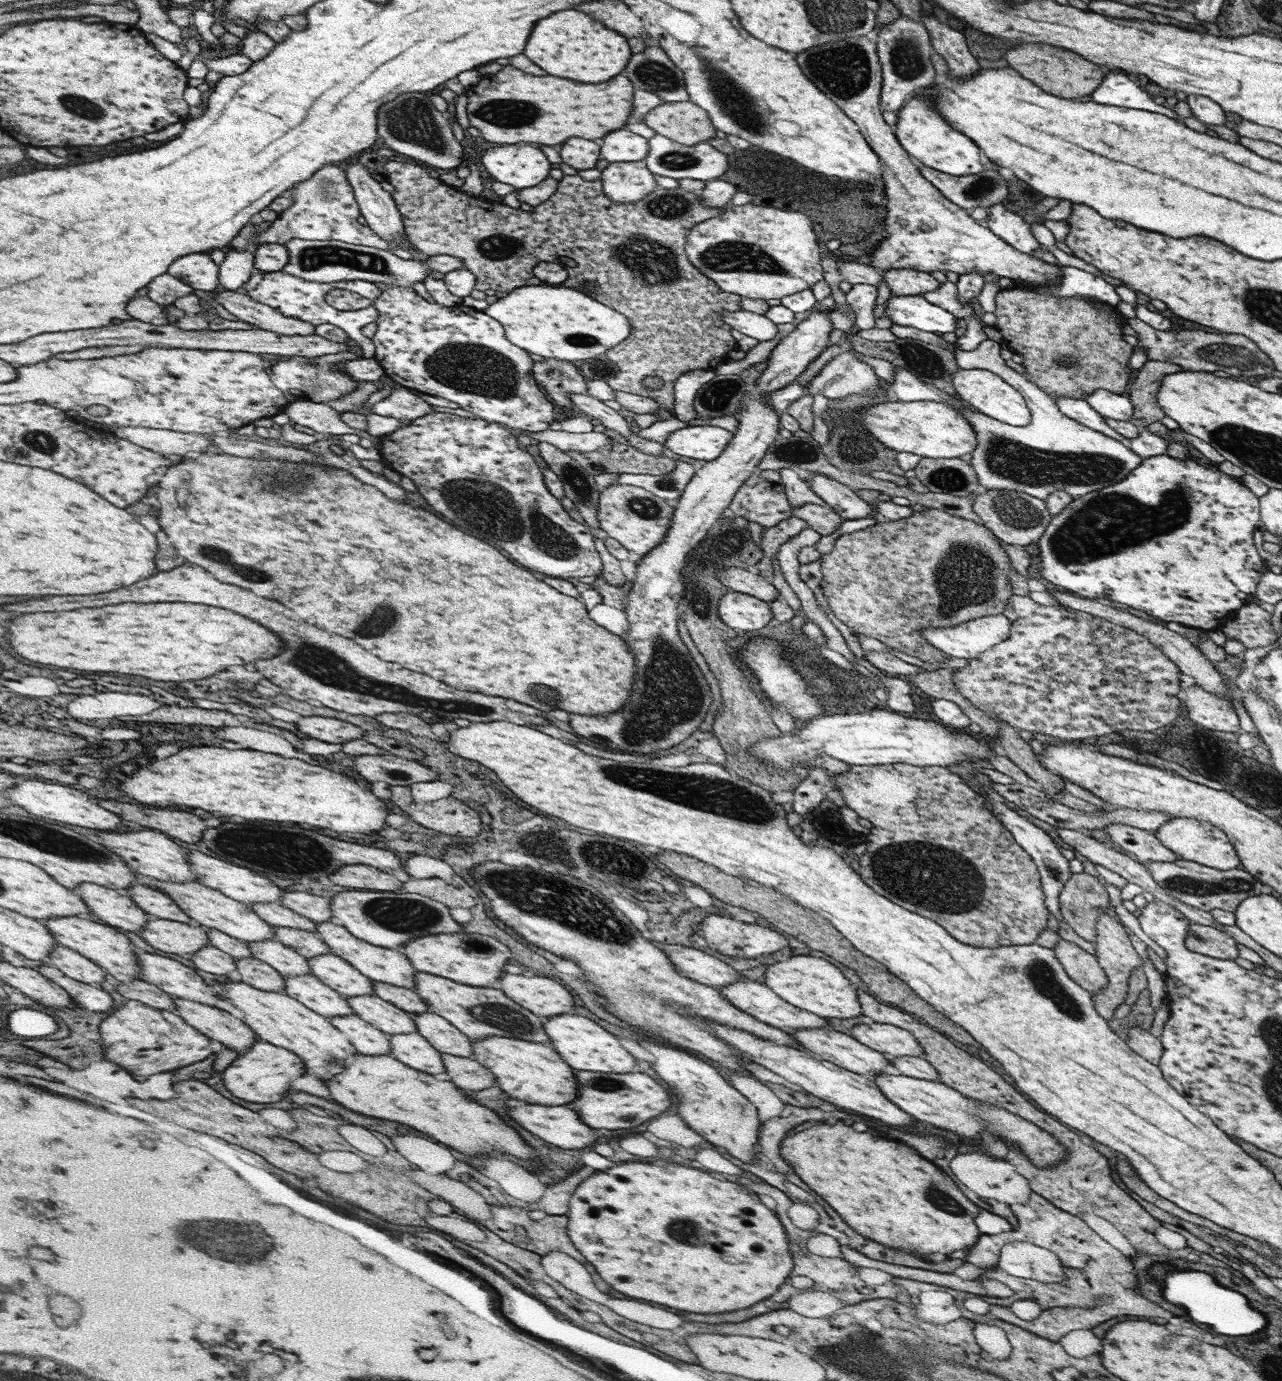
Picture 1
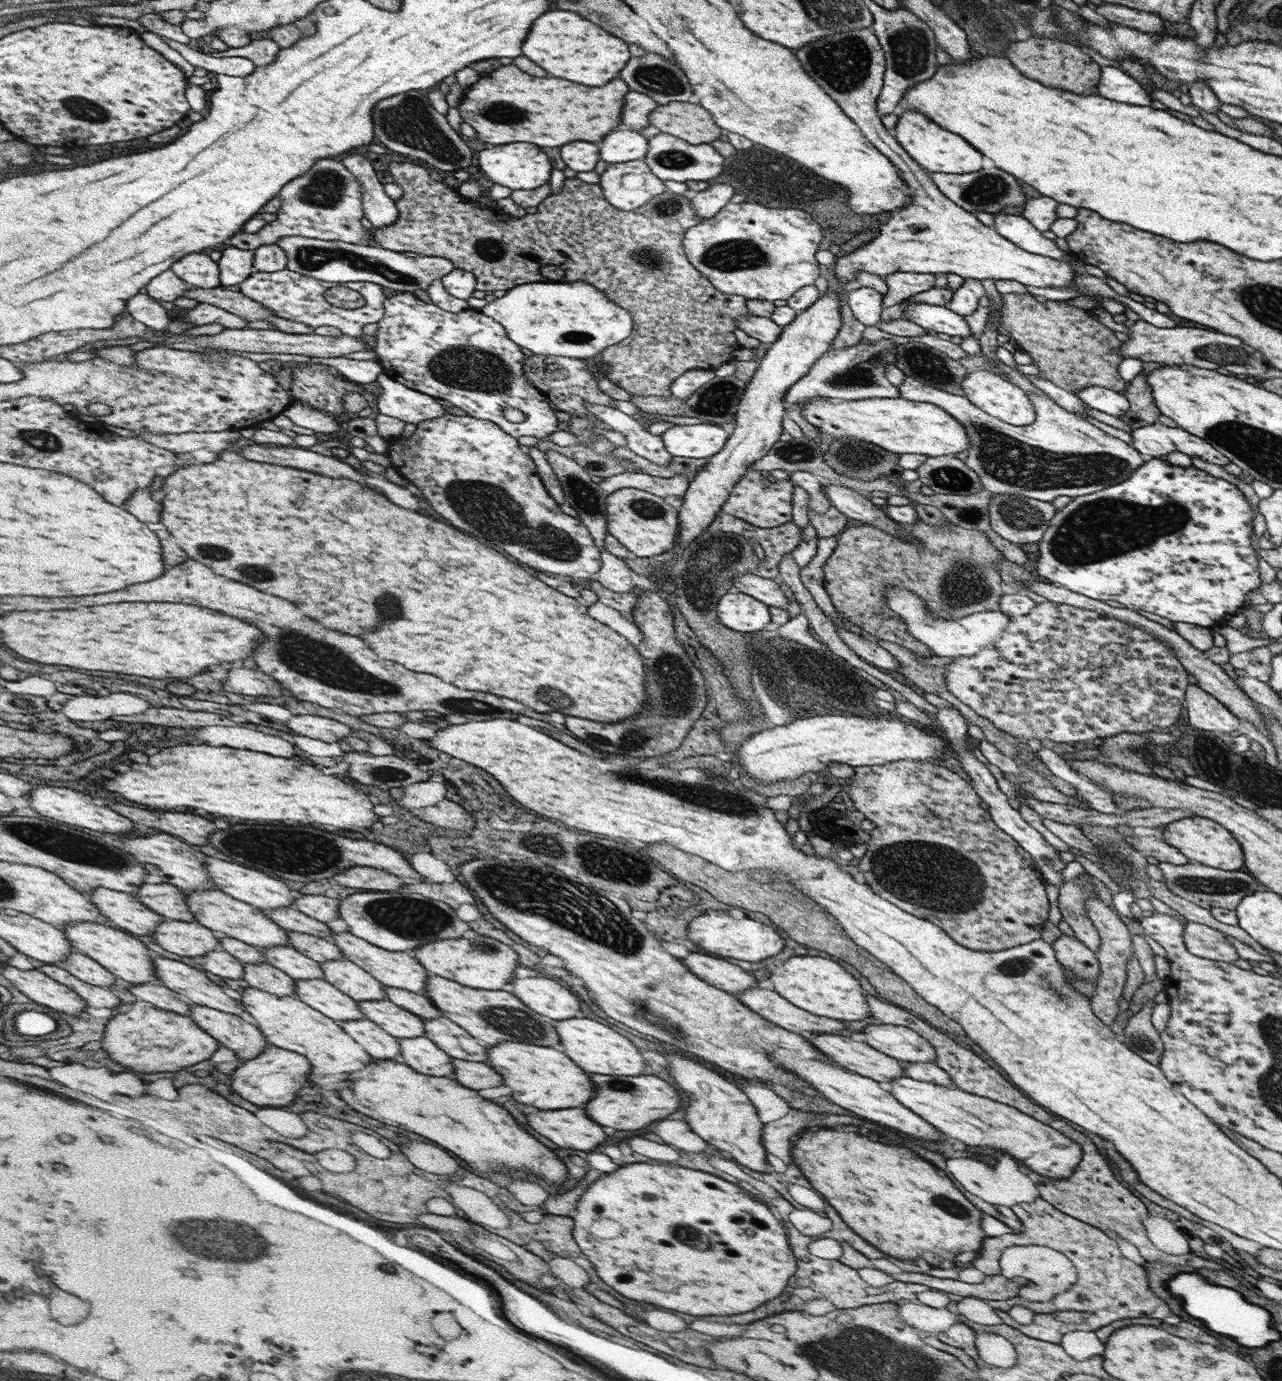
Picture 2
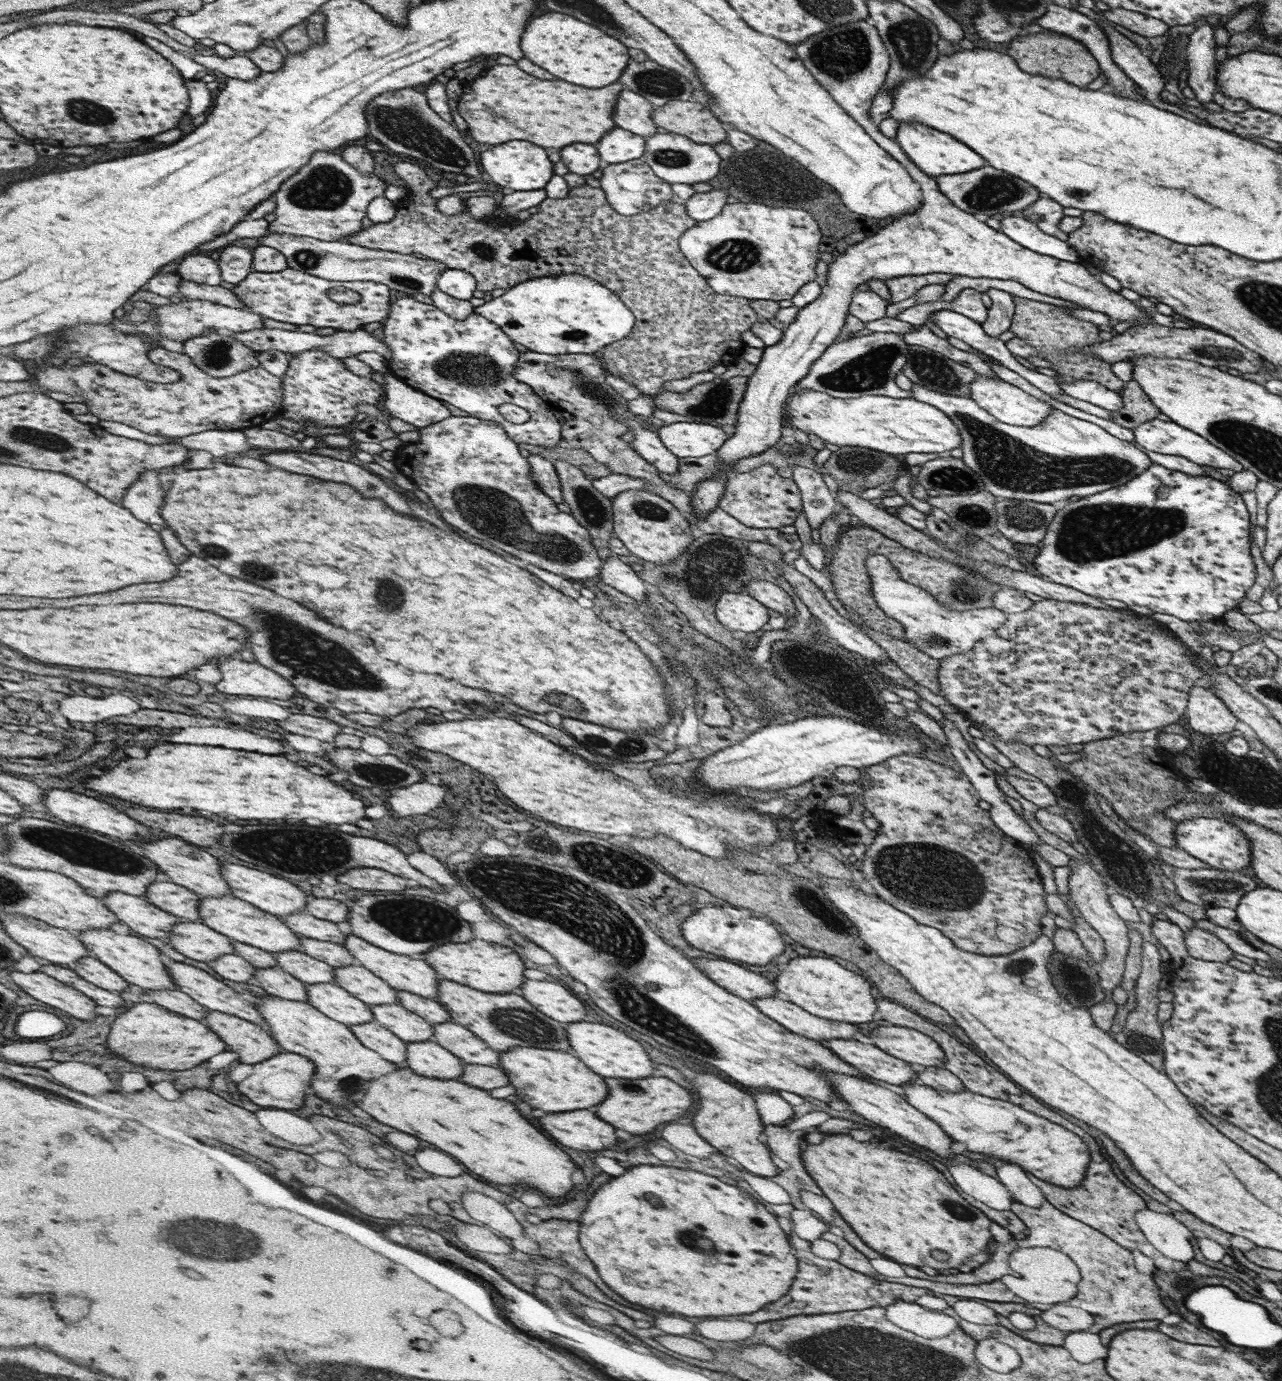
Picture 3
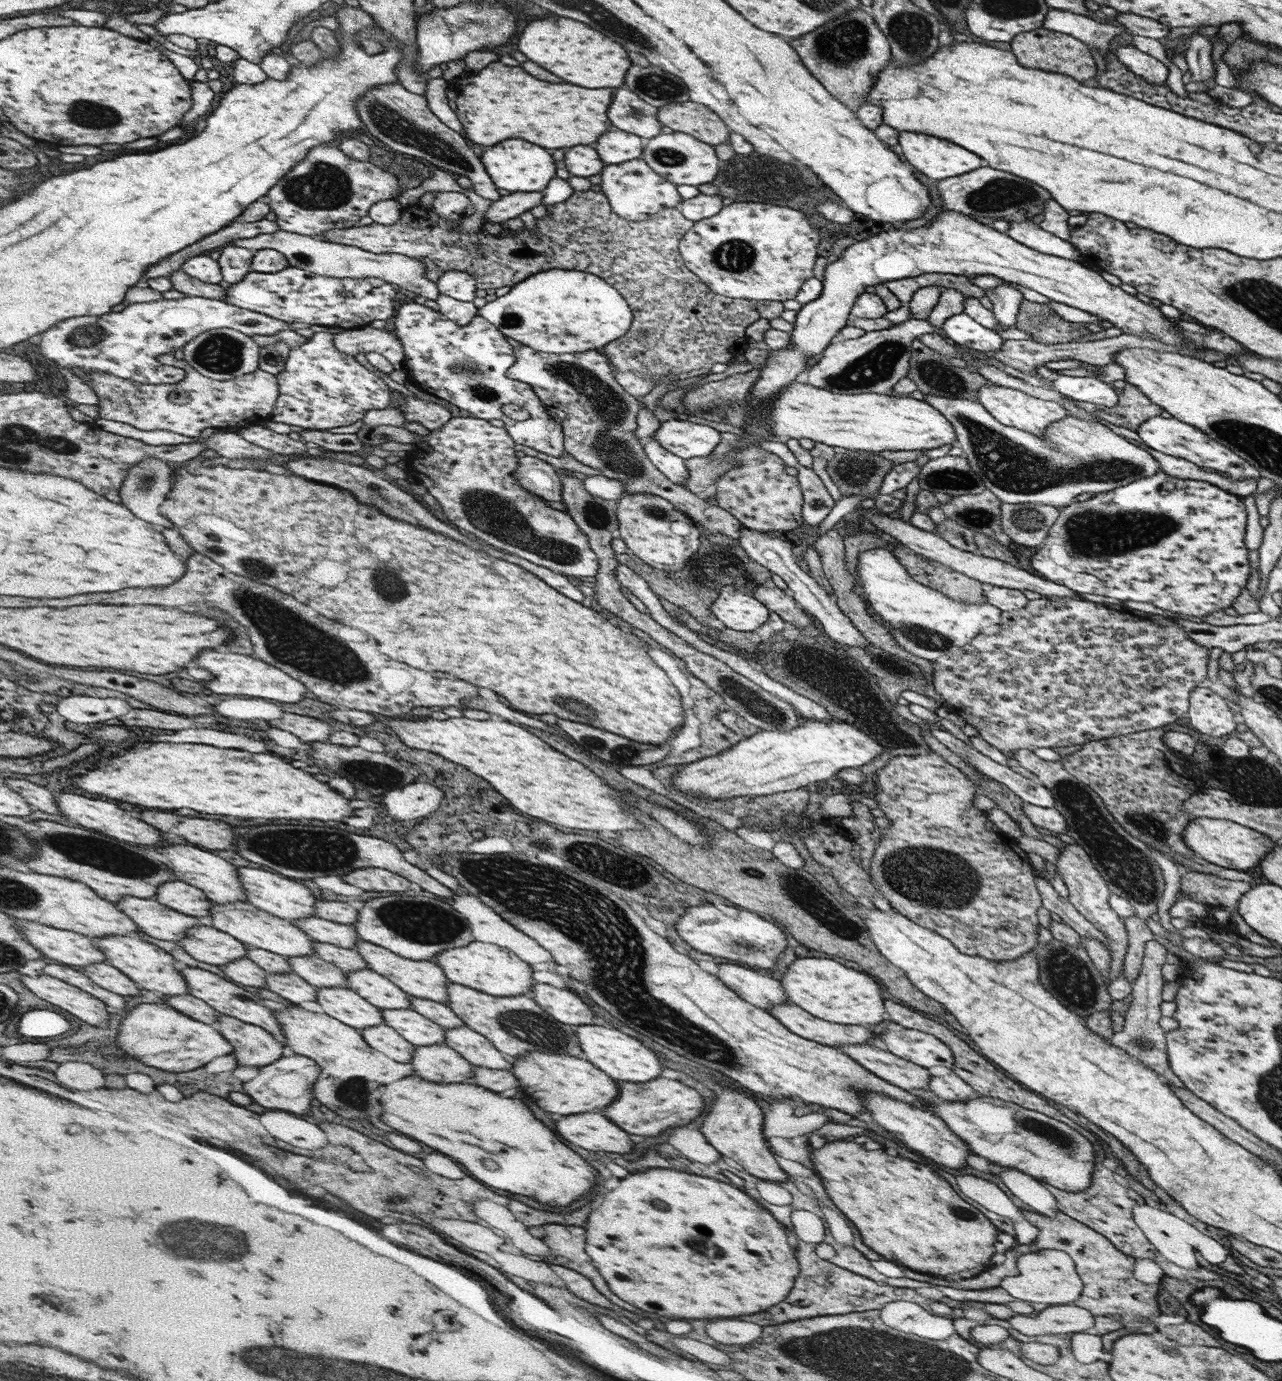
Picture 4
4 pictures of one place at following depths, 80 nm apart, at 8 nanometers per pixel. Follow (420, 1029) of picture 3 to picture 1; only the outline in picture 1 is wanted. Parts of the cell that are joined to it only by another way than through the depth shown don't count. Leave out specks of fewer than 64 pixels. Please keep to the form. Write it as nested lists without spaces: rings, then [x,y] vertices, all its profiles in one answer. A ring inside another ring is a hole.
[[[360,995],[348,997],[351,1006],[364,1022],[372,1023],[386,1034],[416,1033],[418,1025],[414,1013],[409,1013],[386,999],[376,995]]]

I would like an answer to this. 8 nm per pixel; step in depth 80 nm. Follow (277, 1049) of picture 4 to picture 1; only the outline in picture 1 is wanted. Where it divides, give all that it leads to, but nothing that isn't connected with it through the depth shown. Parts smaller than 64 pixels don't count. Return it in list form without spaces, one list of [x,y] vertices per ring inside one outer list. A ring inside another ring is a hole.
[[[174,997],[173,1001],[176,1003],[176,1014],[182,1015],[188,1023],[196,1027],[196,1030],[202,1031],[208,1038],[218,1040],[238,1054],[247,1051],[260,1040],[246,1022],[228,1011],[180,997]]]

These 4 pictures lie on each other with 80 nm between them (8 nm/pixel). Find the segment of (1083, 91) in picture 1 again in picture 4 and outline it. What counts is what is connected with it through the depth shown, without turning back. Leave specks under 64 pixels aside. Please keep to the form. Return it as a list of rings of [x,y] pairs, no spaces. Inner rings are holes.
[[[1043,27],[1036,28],[1018,34],[1012,40],[1010,50],[1028,68],[1040,68],[1040,70],[1048,70],[1048,72],[1068,74],[1068,76],[1076,78],[1078,82],[1086,82],[1086,84],[1093,83],[1093,79],[1098,73],[1096,62],[1094,62],[1094,58],[1090,53],[1090,48],[1086,44],[1082,44],[1082,41],[1072,38],[1070,34],[1052,32],[1052,30],[1044,29]]]

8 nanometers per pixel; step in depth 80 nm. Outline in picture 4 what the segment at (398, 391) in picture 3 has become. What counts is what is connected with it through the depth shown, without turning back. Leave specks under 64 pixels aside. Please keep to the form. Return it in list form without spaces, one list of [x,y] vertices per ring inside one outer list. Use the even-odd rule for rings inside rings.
[[[406,395],[405,402],[399,409],[407,421],[421,424],[428,430],[439,429],[452,417],[450,411],[444,406],[422,400],[416,397],[416,395]]]

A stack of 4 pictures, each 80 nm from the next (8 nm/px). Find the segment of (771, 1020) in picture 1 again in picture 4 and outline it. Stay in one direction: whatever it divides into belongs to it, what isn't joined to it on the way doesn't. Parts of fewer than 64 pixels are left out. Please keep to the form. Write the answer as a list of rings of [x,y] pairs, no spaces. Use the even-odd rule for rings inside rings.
[[[792,1002],[774,1006],[768,1012],[794,1034],[824,1043],[826,1046],[839,1048],[845,1044],[864,1044],[875,1038],[868,1026],[833,1023],[810,1015]]]

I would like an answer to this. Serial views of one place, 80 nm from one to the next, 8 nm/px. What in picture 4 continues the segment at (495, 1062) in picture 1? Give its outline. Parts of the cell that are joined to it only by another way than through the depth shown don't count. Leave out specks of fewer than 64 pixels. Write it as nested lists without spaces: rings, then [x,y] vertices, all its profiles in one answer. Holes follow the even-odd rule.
[[[532,1051],[511,1058],[511,1063],[514,1076],[518,1078],[518,1082],[522,1082],[520,1092],[526,1092],[534,1100],[534,1104],[546,1112],[568,1116],[600,1110],[614,1102],[614,1098],[618,1096],[616,1082],[586,1060],[565,1054]]]

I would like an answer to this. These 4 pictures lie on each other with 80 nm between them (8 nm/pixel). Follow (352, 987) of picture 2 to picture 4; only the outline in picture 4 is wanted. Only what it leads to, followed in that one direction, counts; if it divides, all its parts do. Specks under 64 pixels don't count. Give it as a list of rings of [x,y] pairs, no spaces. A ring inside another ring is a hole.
[[[368,968],[345,973],[346,986],[380,1009],[410,1009],[411,996],[396,986],[391,979]]]

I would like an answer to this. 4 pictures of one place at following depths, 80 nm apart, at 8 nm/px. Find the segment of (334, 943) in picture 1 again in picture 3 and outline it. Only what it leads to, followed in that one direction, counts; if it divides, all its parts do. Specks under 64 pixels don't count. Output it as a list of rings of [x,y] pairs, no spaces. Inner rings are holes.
[[[348,935],[346,942],[344,942],[344,947],[358,964],[385,979],[396,991],[408,991],[429,999],[438,998],[439,972],[436,972],[435,968],[432,968],[431,964],[424,959],[394,954],[391,951],[384,950],[382,947],[373,946],[371,943],[354,935]]]

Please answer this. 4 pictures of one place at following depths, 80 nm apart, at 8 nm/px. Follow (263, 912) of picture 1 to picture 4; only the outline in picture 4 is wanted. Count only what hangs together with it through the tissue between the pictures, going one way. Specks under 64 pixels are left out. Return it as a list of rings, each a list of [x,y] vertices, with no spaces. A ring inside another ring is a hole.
[[[317,917],[293,920],[300,930],[306,931],[312,941],[334,944],[339,948],[356,948],[356,941],[360,941],[353,925],[337,923],[328,919]]]

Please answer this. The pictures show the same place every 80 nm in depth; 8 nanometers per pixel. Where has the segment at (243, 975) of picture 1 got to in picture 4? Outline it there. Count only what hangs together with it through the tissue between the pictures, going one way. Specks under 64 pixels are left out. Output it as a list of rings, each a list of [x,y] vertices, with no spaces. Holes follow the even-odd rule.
[[[268,973],[265,988],[297,1005],[316,1001],[317,988],[294,973]]]

